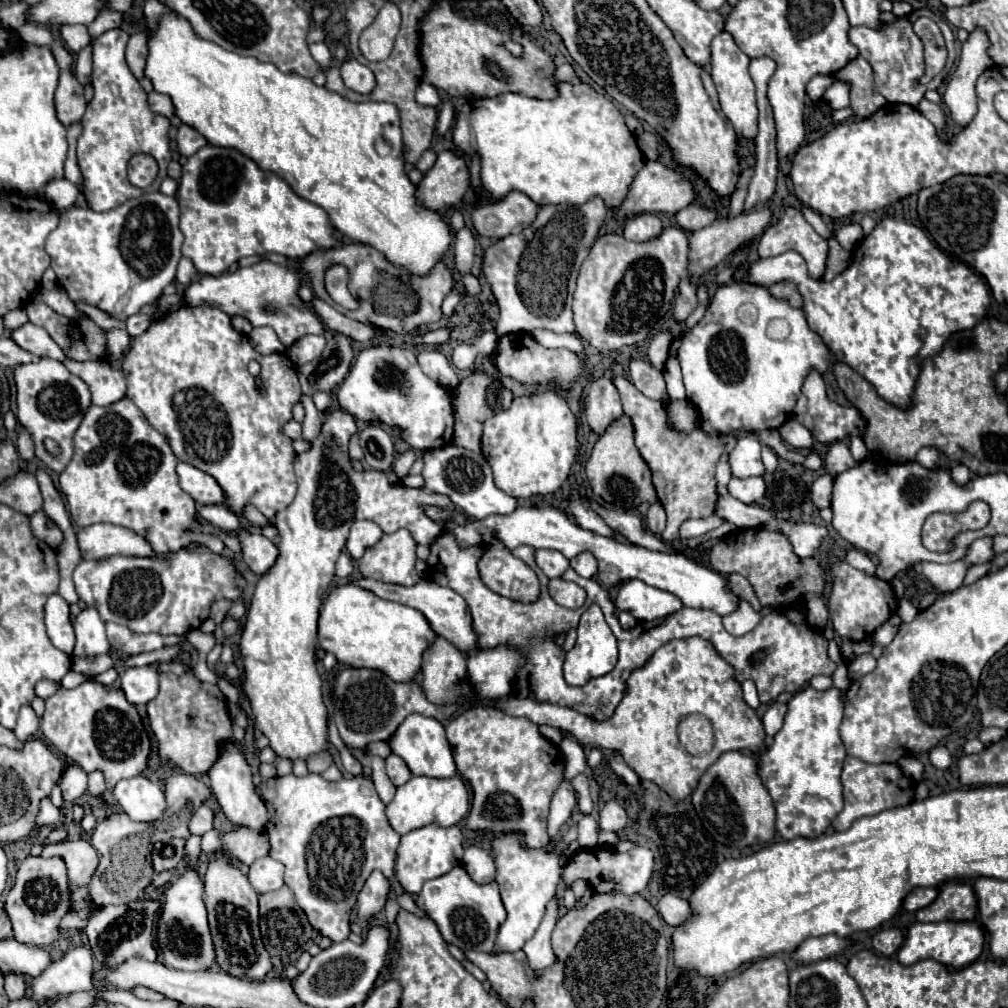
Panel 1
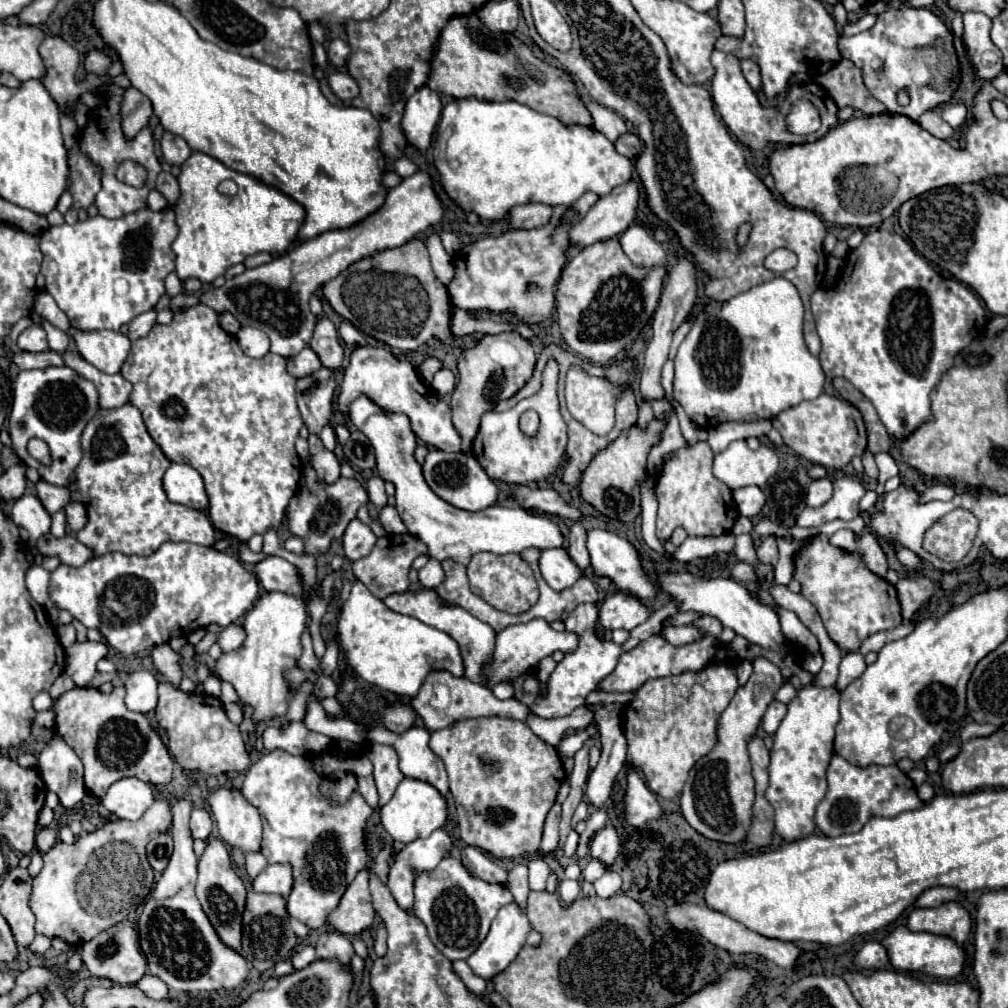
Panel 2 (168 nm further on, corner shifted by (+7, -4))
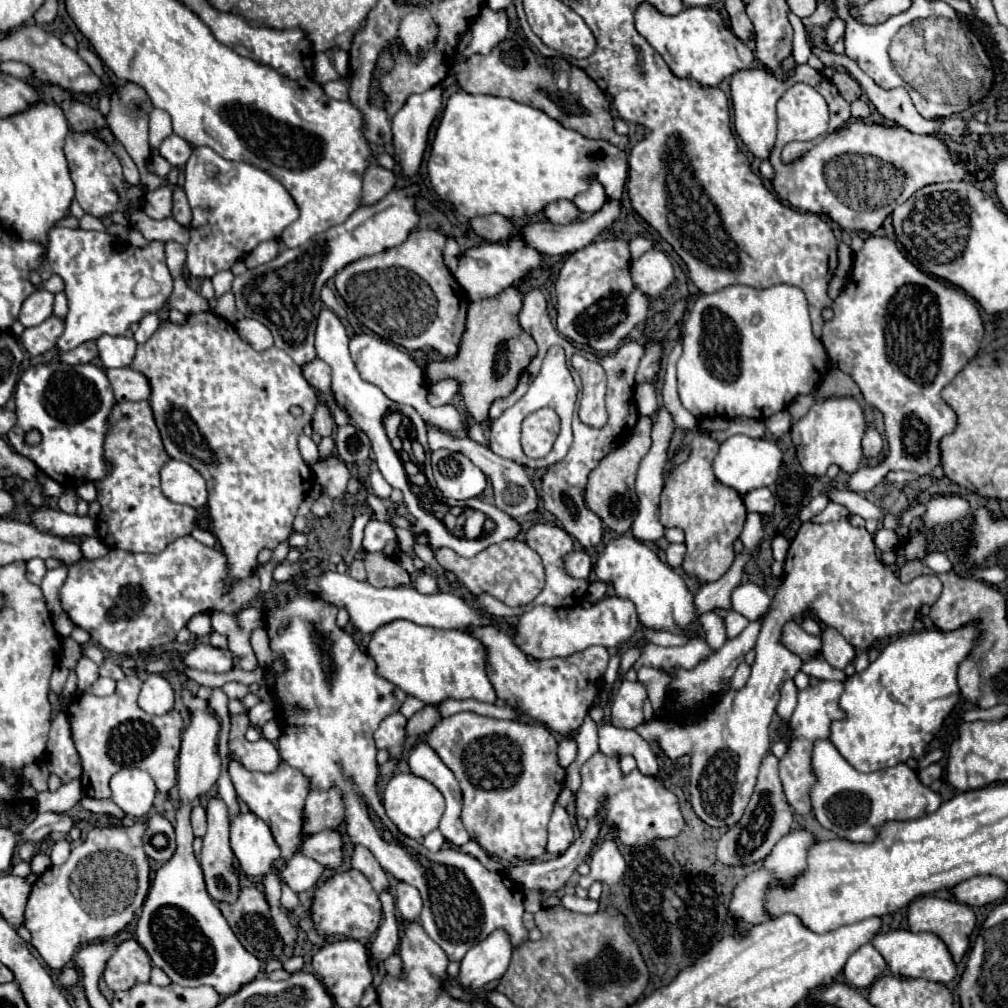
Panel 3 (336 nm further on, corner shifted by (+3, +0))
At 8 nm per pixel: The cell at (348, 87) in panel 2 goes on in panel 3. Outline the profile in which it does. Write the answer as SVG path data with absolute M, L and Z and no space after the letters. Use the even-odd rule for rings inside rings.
M343 80L327 82L327 84L323 86L323 90L325 90L325 94L327 94L329 98L335 98L335 100L349 100L349 88L347 88L347 84L345 84Z

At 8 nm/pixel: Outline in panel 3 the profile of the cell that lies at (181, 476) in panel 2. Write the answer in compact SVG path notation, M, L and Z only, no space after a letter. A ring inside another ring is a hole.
M169 460L161 470L161 490L177 504L203 508L207 504L205 478L187 462Z

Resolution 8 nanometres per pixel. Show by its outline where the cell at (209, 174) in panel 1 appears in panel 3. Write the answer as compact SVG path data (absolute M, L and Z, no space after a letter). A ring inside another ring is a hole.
M209 146L193 148L185 164L185 194L193 212L191 240L185 244L187 270L197 278L213 278L221 270L229 270L239 258L247 256L265 240L279 240L279 234L299 218L295 200L279 180L265 170L247 162L223 160ZM231 176L227 184L221 178Z

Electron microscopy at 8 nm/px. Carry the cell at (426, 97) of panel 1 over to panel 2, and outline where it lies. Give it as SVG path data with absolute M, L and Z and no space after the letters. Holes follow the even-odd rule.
M421 86L405 104L405 114L401 120L403 134L411 146L419 152L425 152L431 144L433 130L439 122L441 100L435 90Z

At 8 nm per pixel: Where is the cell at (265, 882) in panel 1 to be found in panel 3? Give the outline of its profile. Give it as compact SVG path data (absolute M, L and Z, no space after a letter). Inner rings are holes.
M295 854L291 860L287 860L287 864L283 866L283 870L279 872L281 874L281 880L293 890L293 892L305 892L307 888L311 888L323 874L323 868L303 856L303 854Z

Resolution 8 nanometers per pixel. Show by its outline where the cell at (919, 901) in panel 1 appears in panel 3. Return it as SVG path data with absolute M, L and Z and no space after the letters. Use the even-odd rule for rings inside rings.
M975 876L951 888L951 894L967 906L985 906L1007 894L1007 882L995 876Z

